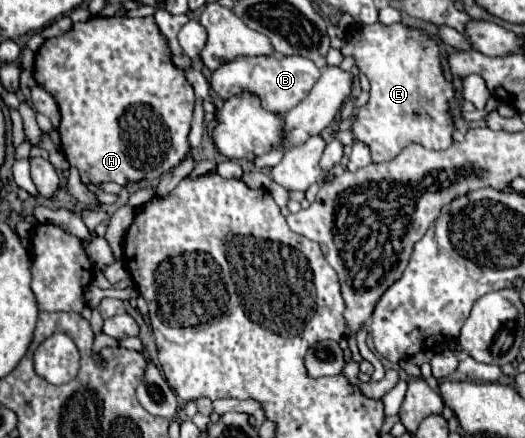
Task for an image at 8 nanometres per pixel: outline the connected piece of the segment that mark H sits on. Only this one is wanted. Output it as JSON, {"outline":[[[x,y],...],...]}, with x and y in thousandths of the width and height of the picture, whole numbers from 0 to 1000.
{"outline":[[[177,37],[166,50],[147,50],[135,73],[86,91],[67,123],[63,164],[70,192],[86,201],[112,242],[116,338],[131,374],[150,388],[158,420],[242,420],[303,406],[356,356],[356,306],[364,297],[371,215],[352,169],[330,151],[314,82],[303,73],[288,37]]]}

